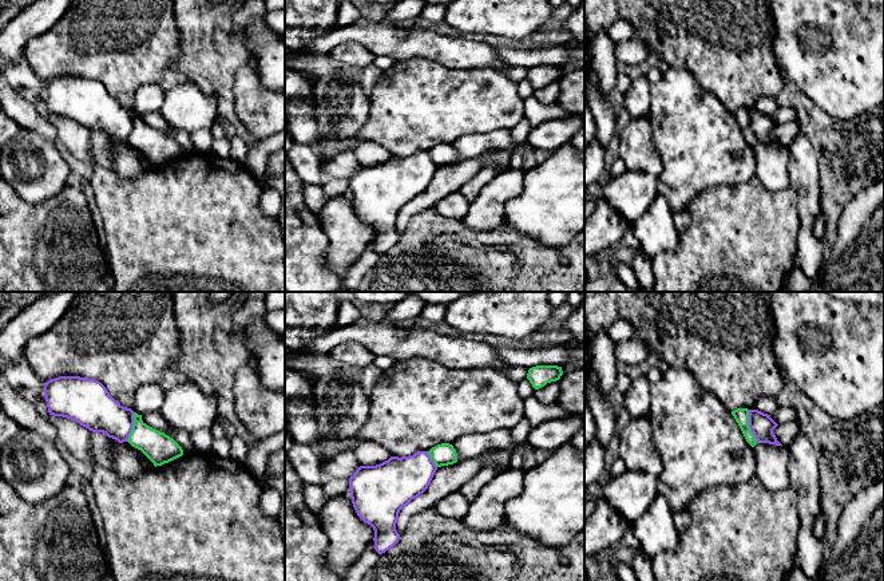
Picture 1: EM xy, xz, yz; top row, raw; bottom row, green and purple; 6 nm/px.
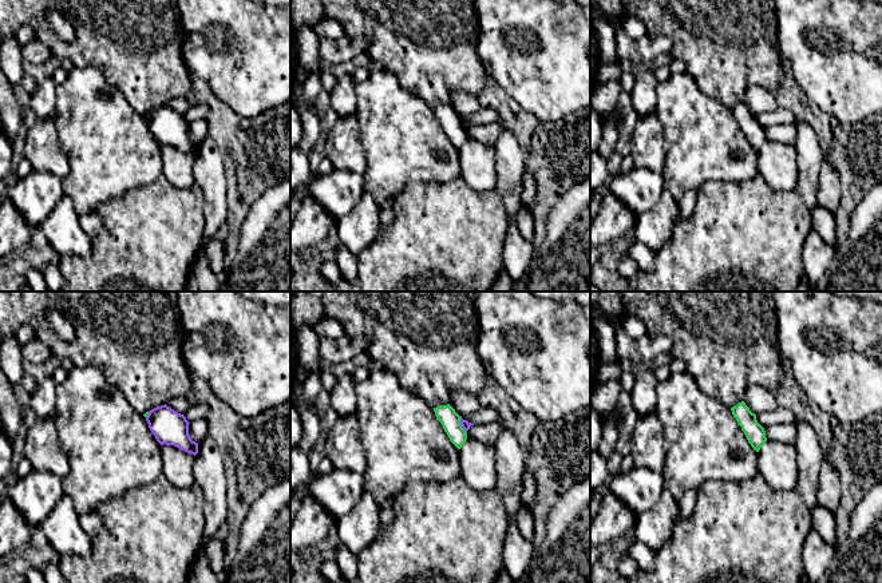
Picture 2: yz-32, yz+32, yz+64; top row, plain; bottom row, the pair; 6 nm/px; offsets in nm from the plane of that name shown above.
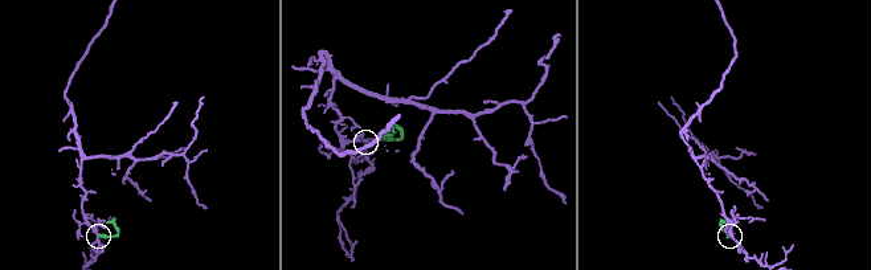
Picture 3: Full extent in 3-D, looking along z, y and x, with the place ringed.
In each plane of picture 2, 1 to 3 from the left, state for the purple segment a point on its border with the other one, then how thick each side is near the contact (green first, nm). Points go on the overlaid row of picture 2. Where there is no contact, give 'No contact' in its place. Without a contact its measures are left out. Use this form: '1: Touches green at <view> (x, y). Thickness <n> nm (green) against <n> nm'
1: Touches green at yz-32 (147, 413). Thickness 20 nm (green) against 200 nm
2: Touches green at yz+32 (461, 425). Thickness 120 nm (green) against 50 nm
3: No contact

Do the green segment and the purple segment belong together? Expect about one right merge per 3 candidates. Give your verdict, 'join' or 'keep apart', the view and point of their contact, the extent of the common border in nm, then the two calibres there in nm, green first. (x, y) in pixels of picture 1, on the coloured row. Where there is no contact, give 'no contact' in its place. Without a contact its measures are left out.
keep apart; meets green in yz at (748, 426); contact 220 nm long; 90 nm thick on the green side, 140 nm on the other

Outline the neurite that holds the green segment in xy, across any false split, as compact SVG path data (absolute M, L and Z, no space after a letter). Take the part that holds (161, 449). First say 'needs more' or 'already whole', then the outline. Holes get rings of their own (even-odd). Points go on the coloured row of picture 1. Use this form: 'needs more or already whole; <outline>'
already whole; M136 412L127 442L140 450L155 467L183 455L182 447L173 438L147 426Z

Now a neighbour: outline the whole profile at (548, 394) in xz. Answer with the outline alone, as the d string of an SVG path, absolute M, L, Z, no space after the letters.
M559 382L547 383L544 387L535 390L534 396L543 404L552 404L559 400L560 386Z

